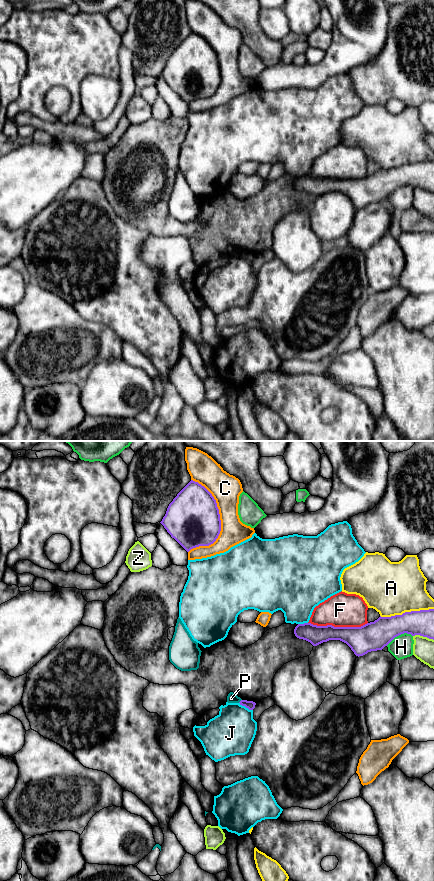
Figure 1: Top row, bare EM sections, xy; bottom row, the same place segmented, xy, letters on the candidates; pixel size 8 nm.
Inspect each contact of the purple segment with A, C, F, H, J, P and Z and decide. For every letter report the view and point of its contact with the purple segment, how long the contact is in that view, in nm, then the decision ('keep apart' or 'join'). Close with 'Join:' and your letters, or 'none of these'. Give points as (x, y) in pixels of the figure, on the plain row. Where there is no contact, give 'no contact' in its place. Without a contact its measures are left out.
A: xy (406, 164) | 440 nm | keep apart
C: xy (220, 73) | 600 nm | keep apart
F: xy (338, 179) | 480 nm | keep apart
H: xy (399, 186) | 240 nm | keep apart
J: xy (246, 259) | 130 nm | keep apart
P: xy (240, 253) | 40 nm | keep apart
Z: xy (423, 188) | 170 nm | keep apart
Join: none of these

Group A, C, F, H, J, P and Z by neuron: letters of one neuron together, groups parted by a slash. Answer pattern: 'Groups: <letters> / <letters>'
Groups: A / C / F / H / J / P / Z

